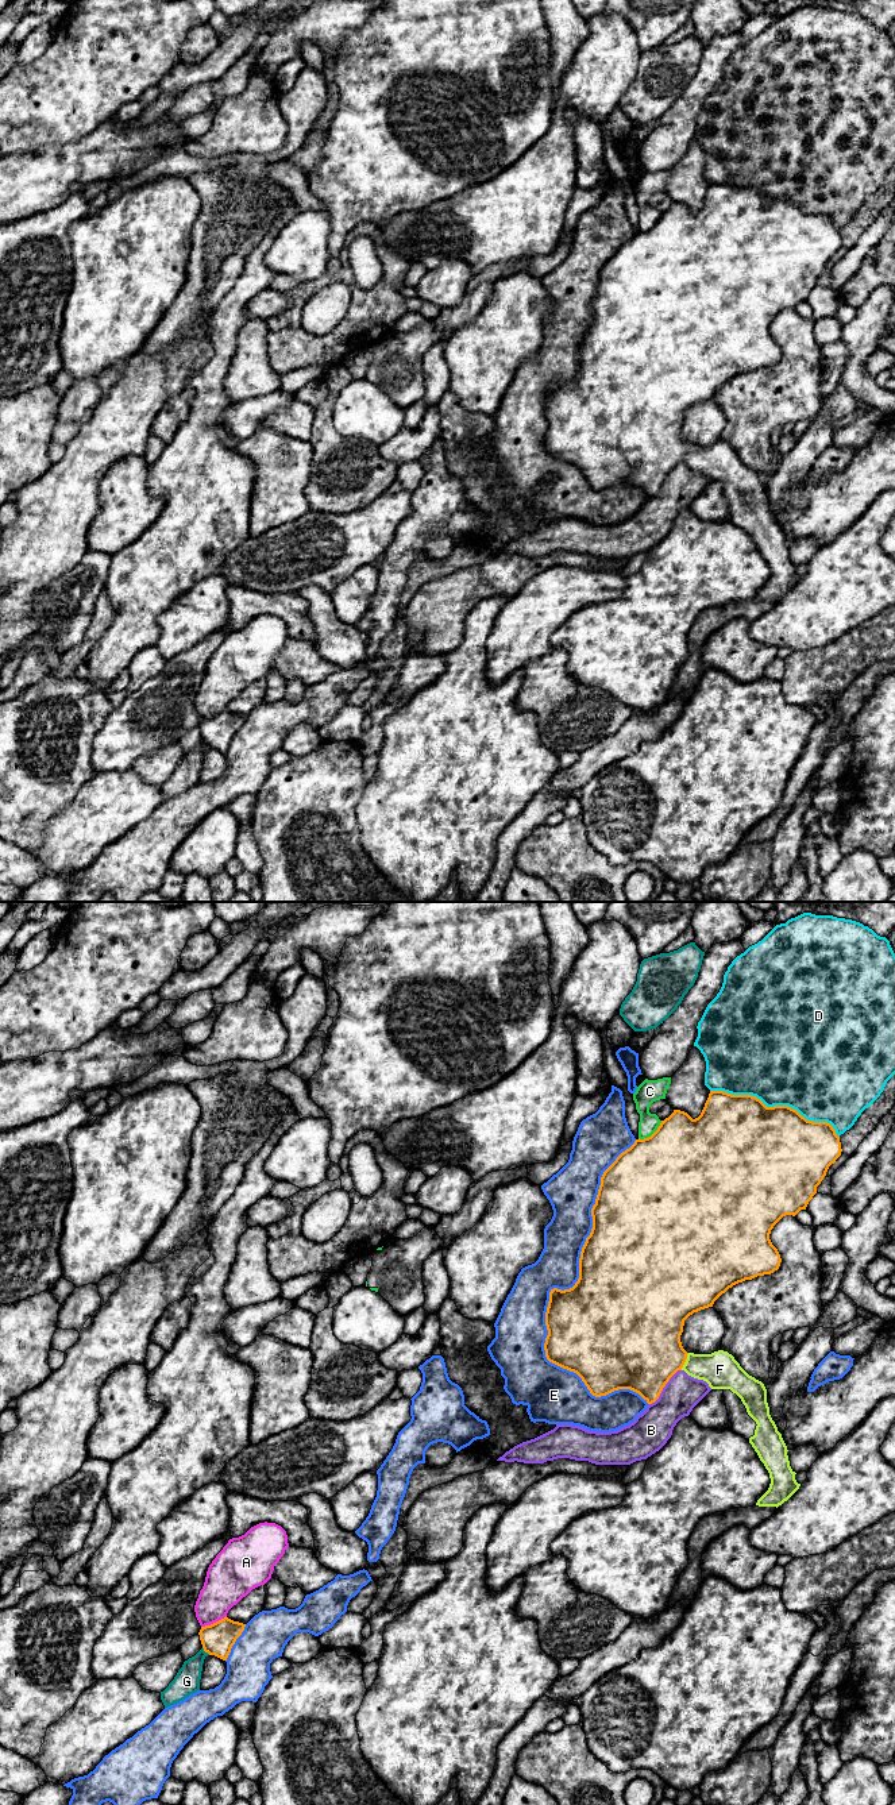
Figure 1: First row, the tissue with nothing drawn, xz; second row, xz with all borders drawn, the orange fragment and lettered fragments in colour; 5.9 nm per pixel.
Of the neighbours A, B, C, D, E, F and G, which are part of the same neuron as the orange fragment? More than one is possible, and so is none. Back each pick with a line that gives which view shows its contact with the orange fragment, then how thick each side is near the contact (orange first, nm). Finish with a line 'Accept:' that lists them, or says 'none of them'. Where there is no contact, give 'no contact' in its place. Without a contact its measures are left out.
F: contact in xz; calibres 440 and 220 nm
Accept: F

